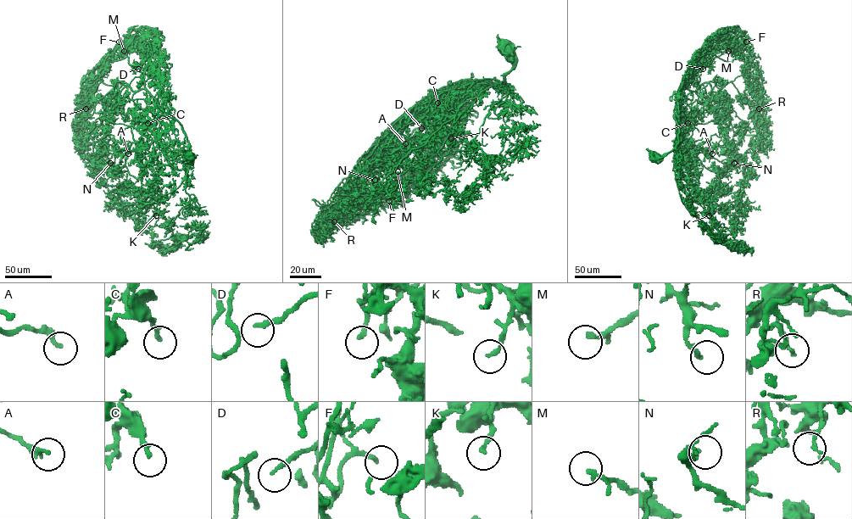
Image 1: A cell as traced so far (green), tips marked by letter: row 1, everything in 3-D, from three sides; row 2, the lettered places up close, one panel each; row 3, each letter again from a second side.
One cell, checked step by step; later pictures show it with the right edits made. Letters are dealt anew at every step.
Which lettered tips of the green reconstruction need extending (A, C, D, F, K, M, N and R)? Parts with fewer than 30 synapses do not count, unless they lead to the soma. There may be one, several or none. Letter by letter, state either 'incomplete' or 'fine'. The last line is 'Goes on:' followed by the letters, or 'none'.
A: fine
C: fine
D: incomplete
F: incomplete
K: fine
M: fine
N: fine
R: fine
Goes on: D, F

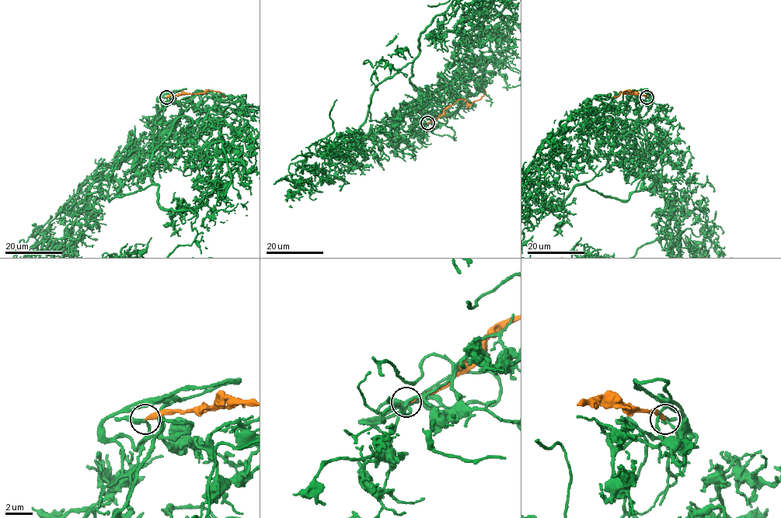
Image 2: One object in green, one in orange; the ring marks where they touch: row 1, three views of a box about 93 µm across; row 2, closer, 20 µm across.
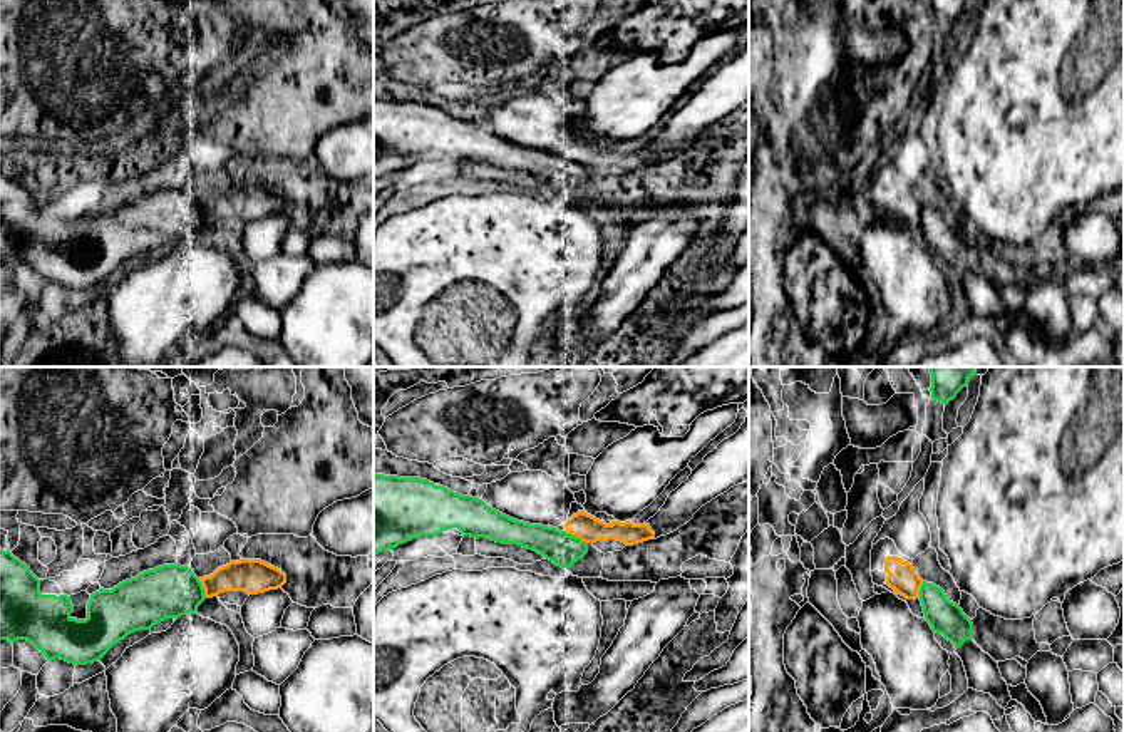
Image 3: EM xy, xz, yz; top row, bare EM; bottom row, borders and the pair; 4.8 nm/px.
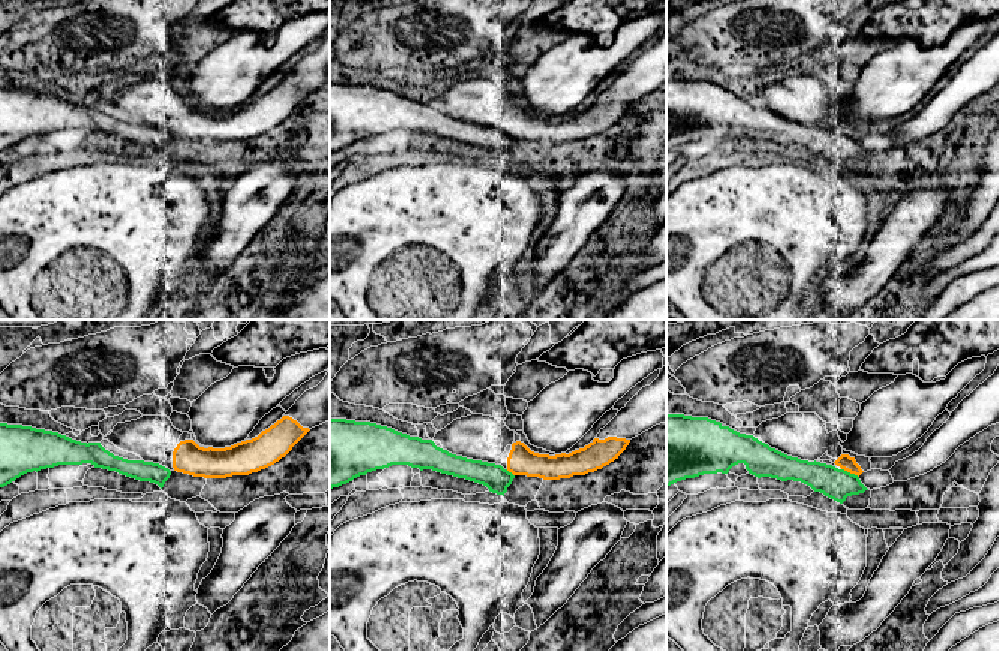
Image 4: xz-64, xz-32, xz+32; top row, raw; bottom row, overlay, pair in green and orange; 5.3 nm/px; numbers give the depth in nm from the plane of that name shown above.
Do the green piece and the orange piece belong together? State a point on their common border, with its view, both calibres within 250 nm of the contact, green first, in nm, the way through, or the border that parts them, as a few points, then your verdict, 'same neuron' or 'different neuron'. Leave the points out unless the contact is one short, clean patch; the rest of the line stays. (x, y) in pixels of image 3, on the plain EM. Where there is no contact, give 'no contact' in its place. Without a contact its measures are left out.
contact xy (203, 213); calibres 260 and 170 nm; different neuron

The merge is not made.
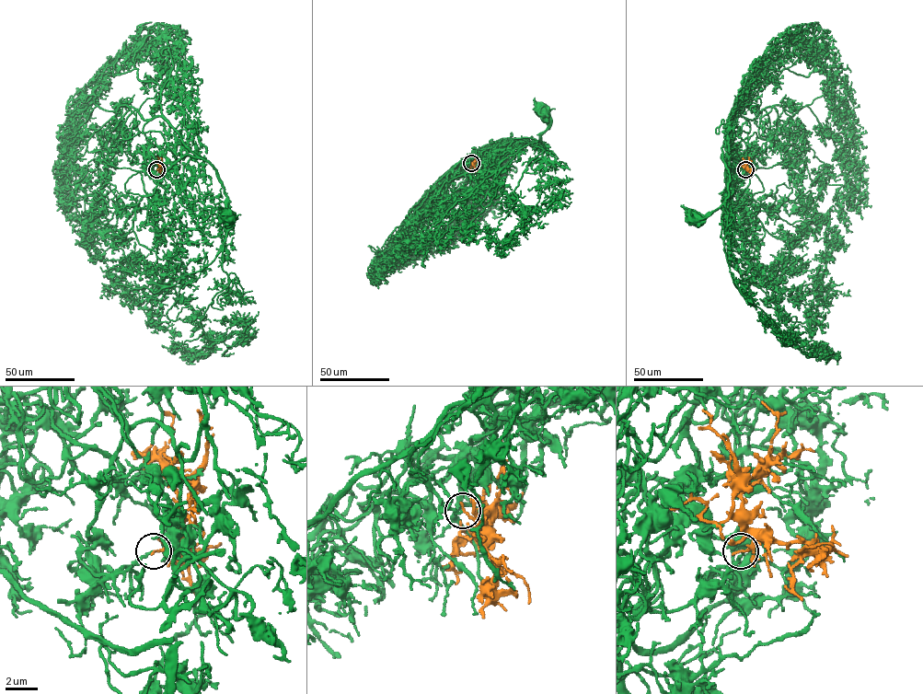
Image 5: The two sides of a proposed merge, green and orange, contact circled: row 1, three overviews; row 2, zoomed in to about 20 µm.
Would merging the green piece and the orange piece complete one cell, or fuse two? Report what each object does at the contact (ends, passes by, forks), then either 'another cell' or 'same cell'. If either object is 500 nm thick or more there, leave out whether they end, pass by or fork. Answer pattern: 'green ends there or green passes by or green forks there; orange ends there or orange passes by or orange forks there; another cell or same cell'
green ends there; orange ends there; another cell

